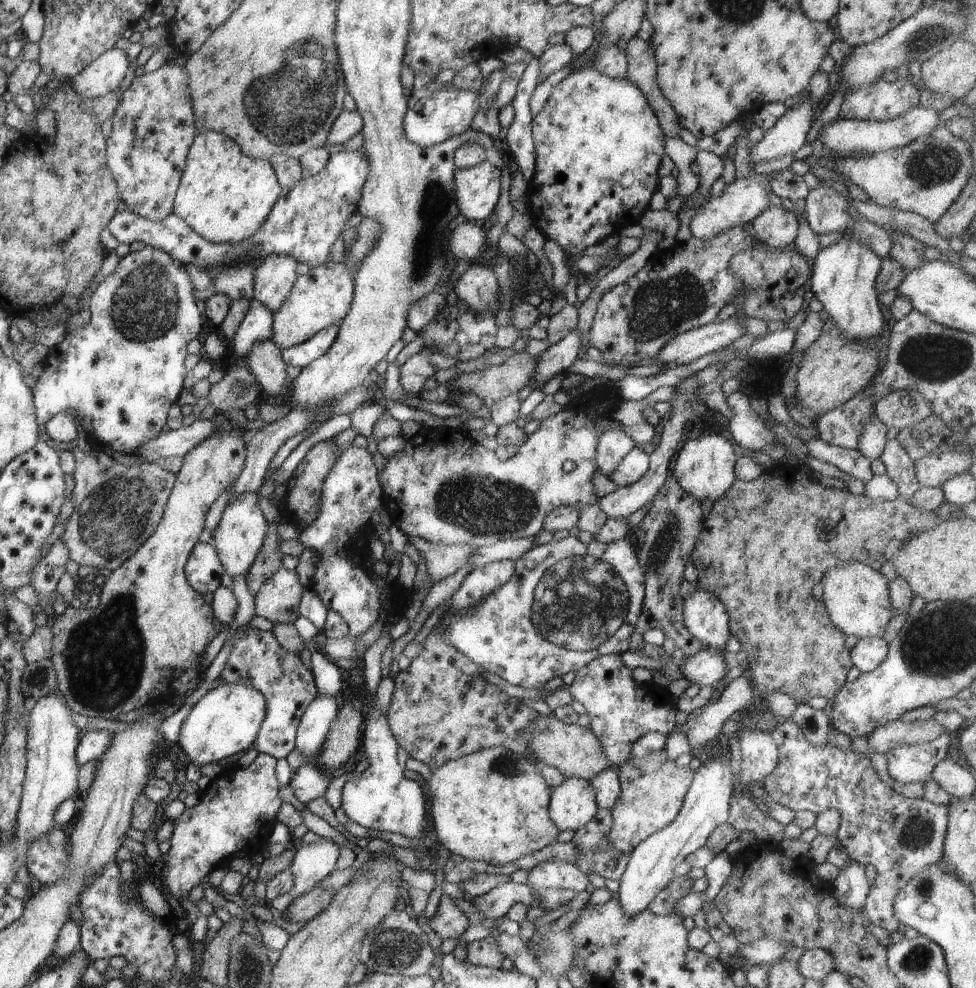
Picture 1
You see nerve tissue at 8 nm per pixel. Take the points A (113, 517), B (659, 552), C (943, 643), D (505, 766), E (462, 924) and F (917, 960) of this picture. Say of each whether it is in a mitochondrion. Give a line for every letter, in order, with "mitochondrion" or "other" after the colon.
A: mitochondrion
B: mitochondrion
C: mitochondrion
D: mitochondrion
E: other
F: mitochondrion

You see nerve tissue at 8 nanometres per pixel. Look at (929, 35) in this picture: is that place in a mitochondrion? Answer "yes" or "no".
yes

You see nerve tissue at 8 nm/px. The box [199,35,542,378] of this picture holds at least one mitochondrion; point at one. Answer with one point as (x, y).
(281, 107)

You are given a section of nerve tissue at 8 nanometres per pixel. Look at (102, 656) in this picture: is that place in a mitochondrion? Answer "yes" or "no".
yes

